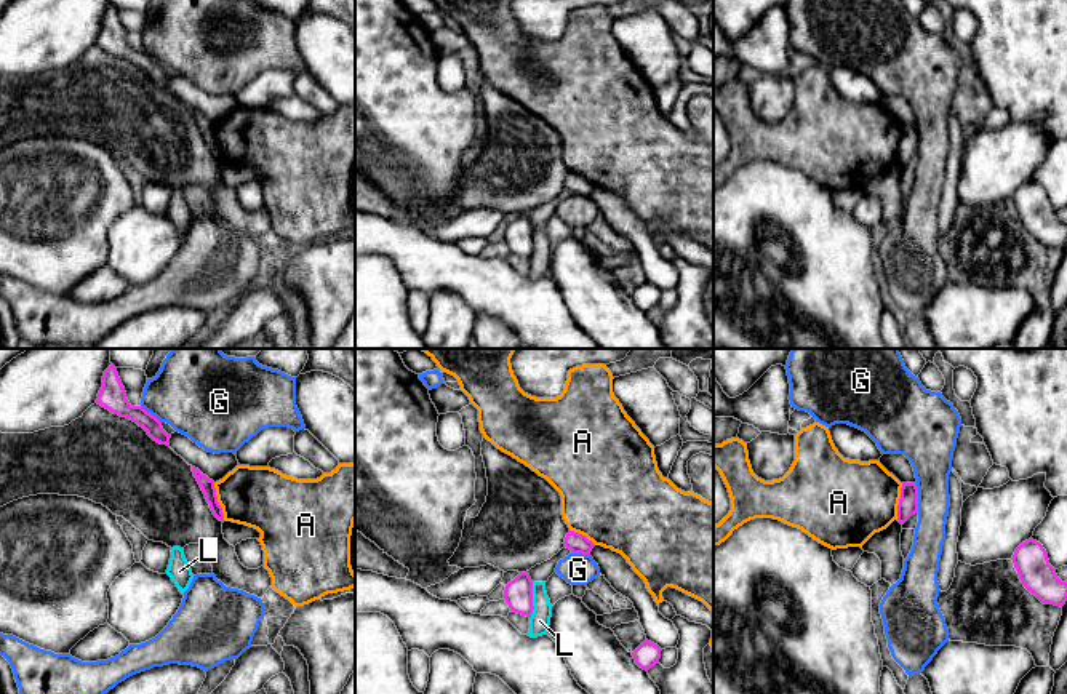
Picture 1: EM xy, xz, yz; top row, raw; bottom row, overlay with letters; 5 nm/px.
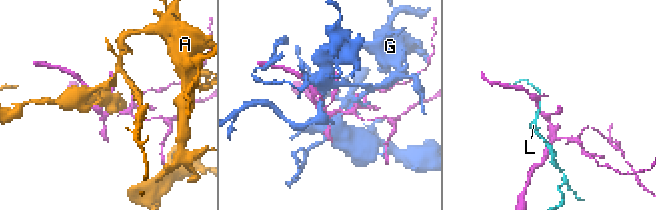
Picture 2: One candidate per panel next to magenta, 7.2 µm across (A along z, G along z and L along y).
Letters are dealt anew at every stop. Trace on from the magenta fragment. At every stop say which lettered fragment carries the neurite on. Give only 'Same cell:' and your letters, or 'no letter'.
Same cell: no letter

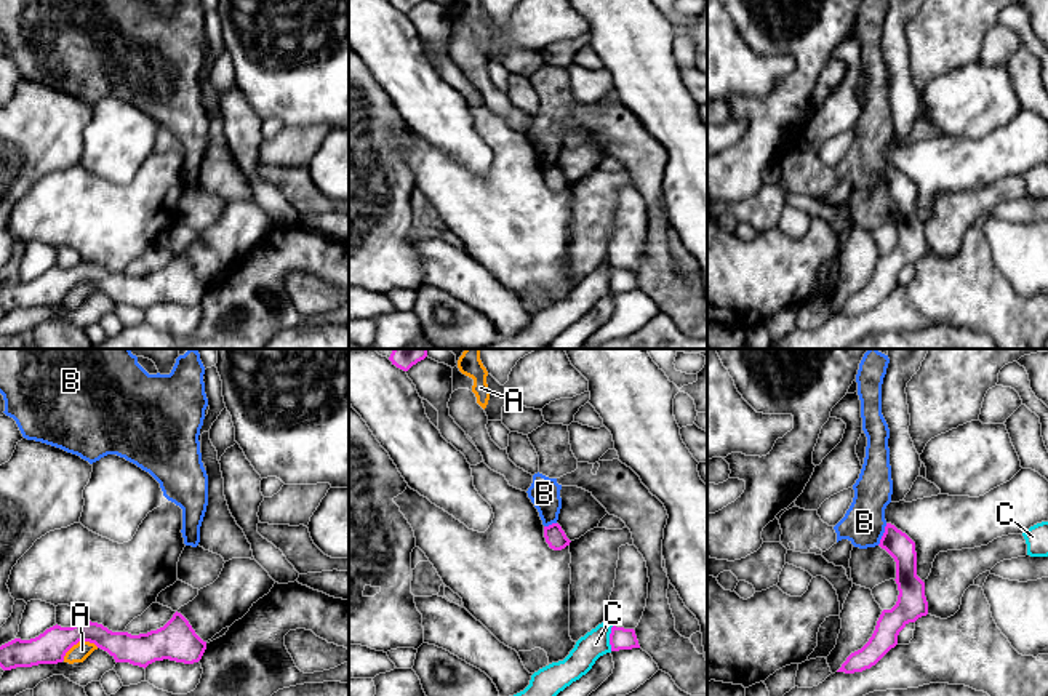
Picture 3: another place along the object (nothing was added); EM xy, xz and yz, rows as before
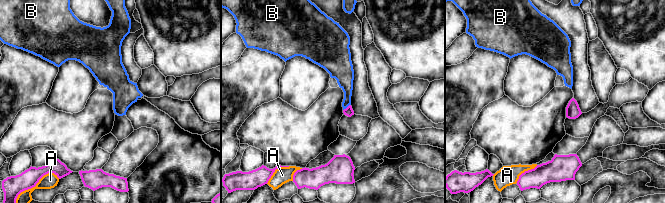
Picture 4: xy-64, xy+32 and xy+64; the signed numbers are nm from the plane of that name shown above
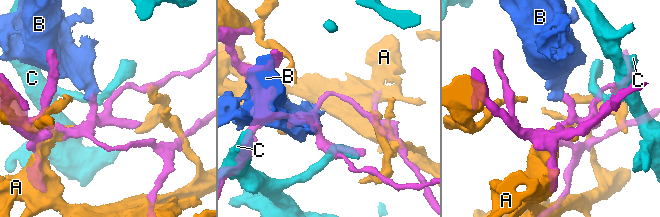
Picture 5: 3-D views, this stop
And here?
Same cell: no letter

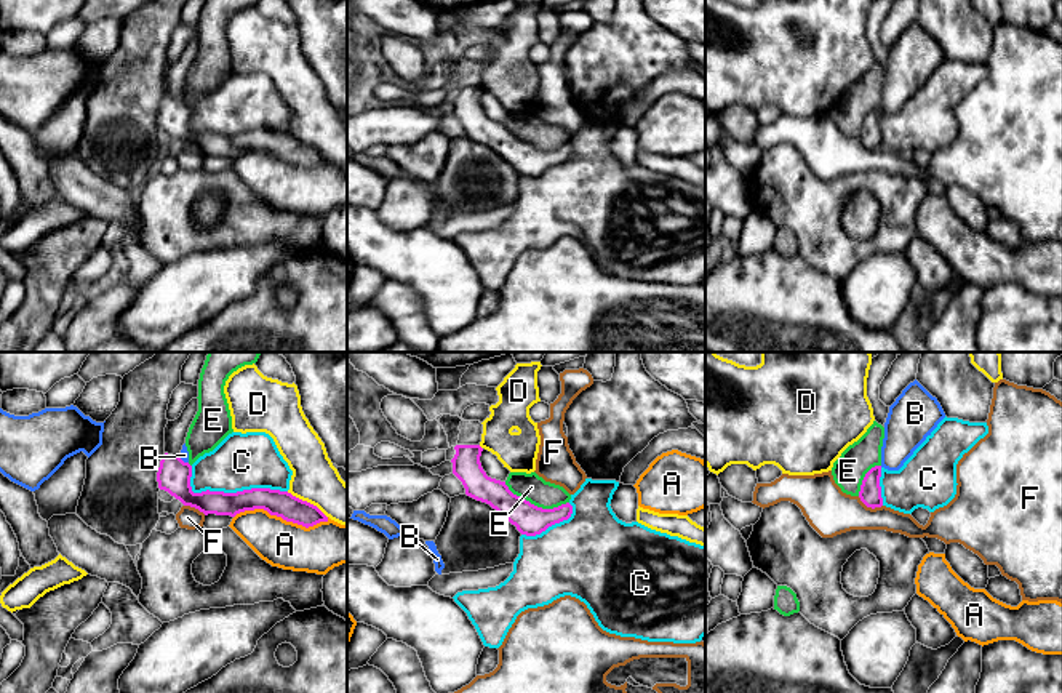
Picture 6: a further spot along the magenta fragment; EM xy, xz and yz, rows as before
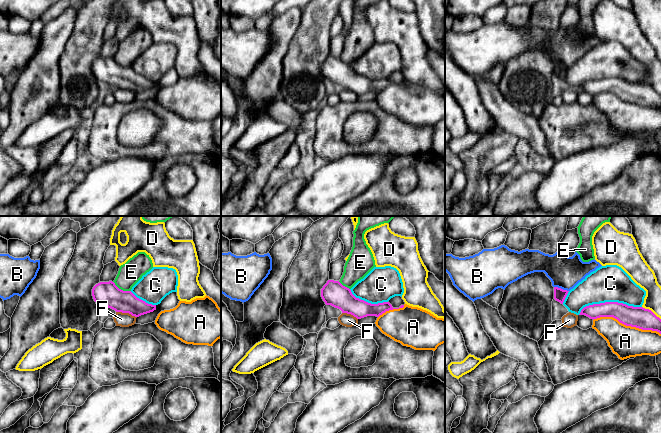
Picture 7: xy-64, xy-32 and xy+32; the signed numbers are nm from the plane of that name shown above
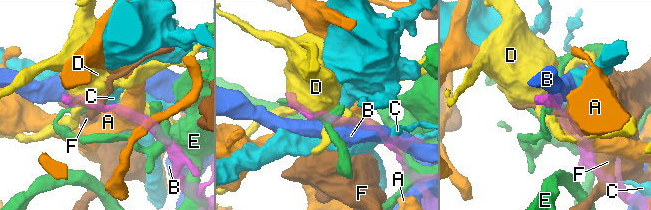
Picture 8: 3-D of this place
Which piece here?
Same cell: no letter

